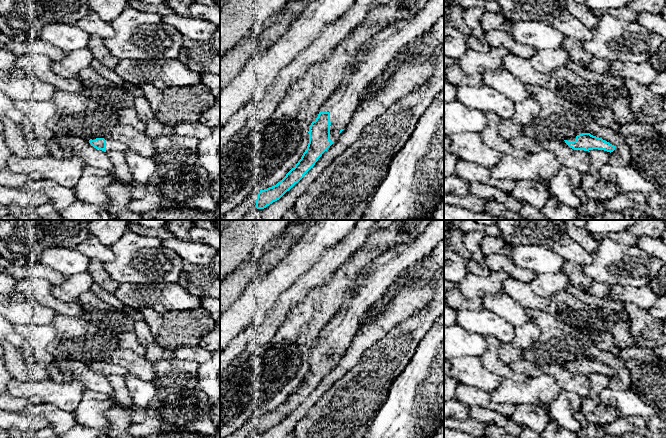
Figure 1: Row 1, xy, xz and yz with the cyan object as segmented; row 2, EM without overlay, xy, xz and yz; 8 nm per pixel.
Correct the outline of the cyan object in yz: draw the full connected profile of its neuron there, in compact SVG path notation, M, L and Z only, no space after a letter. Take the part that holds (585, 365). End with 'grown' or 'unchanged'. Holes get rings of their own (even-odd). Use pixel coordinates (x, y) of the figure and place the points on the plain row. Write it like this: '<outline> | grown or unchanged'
M582 357L577 360L571 360L564 364L565 367L574 374L589 375L593 373L613 376L615 370L602 362L591 359L590 357Z | grown

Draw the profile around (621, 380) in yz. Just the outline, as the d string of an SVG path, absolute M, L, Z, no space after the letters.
M593 351L589 356L591 359L602 362L615 370L611 376L608 387L614 390L626 391L631 388L631 374L626 368L625 363L618 355L606 351Z

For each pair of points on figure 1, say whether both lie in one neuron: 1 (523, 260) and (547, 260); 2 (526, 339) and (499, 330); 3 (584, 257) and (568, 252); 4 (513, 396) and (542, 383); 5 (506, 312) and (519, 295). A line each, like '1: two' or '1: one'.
1: one
2: two
3: one
4: one
5: two

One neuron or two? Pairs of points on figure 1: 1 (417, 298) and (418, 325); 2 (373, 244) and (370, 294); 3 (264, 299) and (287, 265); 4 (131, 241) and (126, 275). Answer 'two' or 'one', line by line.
1: two
2: two
3: one
4: one

